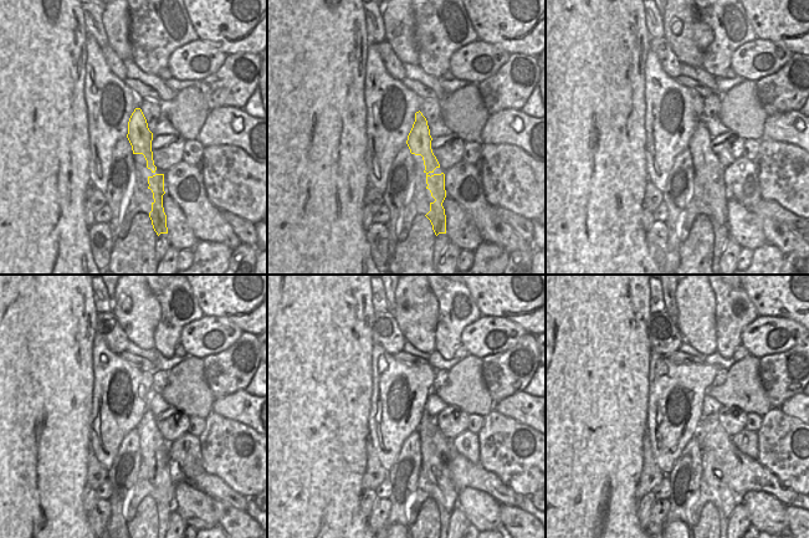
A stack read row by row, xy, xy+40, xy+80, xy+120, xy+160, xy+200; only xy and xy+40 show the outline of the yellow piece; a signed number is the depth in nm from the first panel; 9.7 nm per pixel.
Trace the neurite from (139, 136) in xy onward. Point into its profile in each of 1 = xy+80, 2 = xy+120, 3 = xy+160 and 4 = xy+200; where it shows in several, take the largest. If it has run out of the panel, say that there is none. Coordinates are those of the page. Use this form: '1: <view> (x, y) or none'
1: xy+80 (700, 143)
2: xy+120 (159, 462)
3: xy+160 (446, 493)
4: xy+200 (721, 495)

